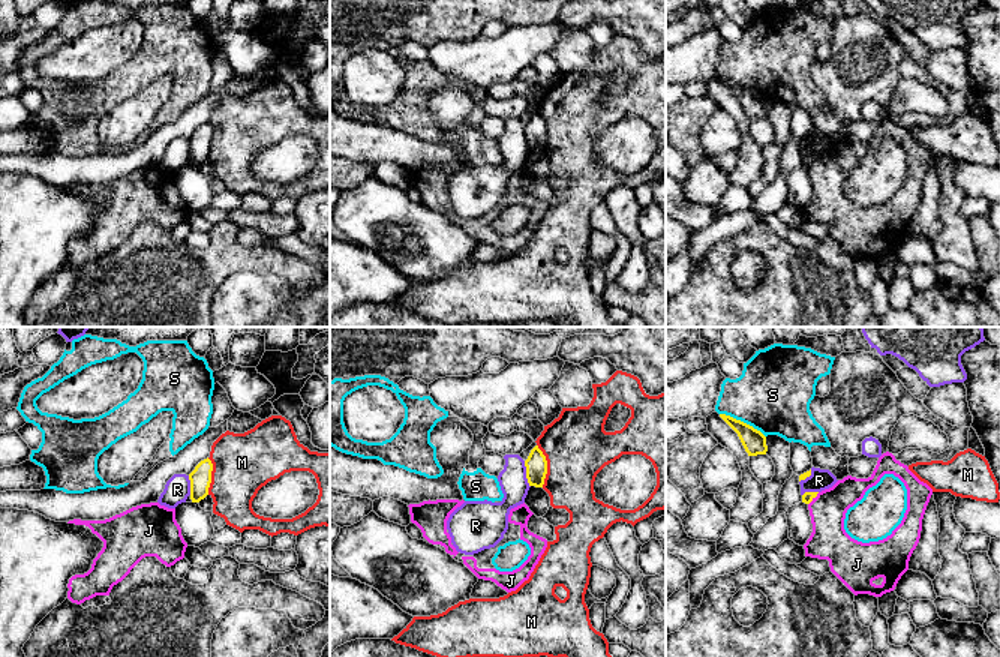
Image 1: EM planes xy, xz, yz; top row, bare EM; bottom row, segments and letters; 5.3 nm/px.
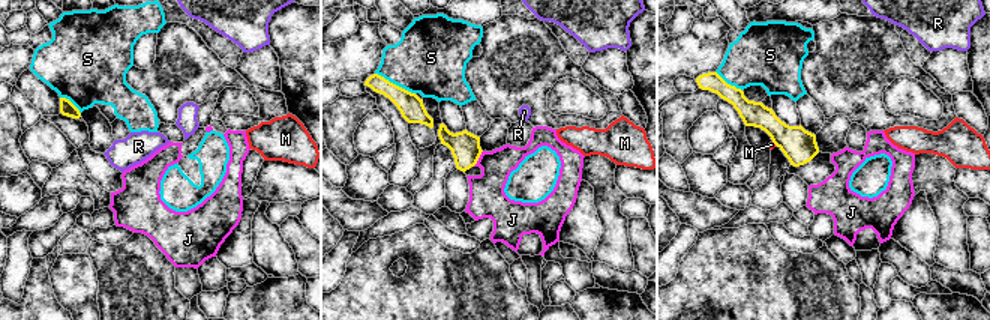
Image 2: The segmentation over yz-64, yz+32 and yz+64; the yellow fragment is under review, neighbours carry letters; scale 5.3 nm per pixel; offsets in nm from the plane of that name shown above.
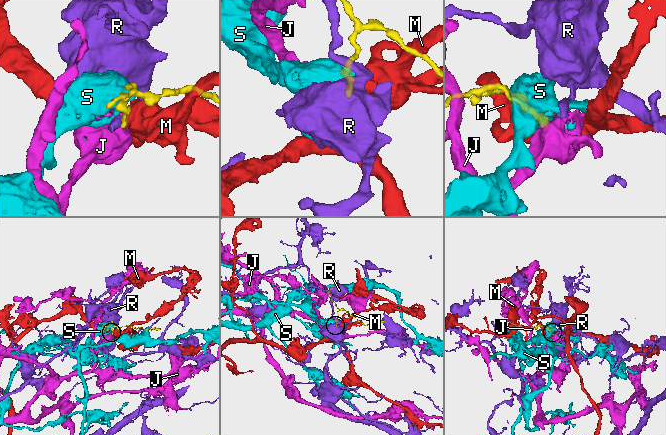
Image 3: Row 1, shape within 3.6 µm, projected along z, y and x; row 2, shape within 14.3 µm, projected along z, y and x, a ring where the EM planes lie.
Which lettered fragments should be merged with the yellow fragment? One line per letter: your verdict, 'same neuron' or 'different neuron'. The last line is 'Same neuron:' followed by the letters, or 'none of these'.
J: different neuron
M: different neuron
R: different neuron
S: different neuron
Same neuron: none of these

